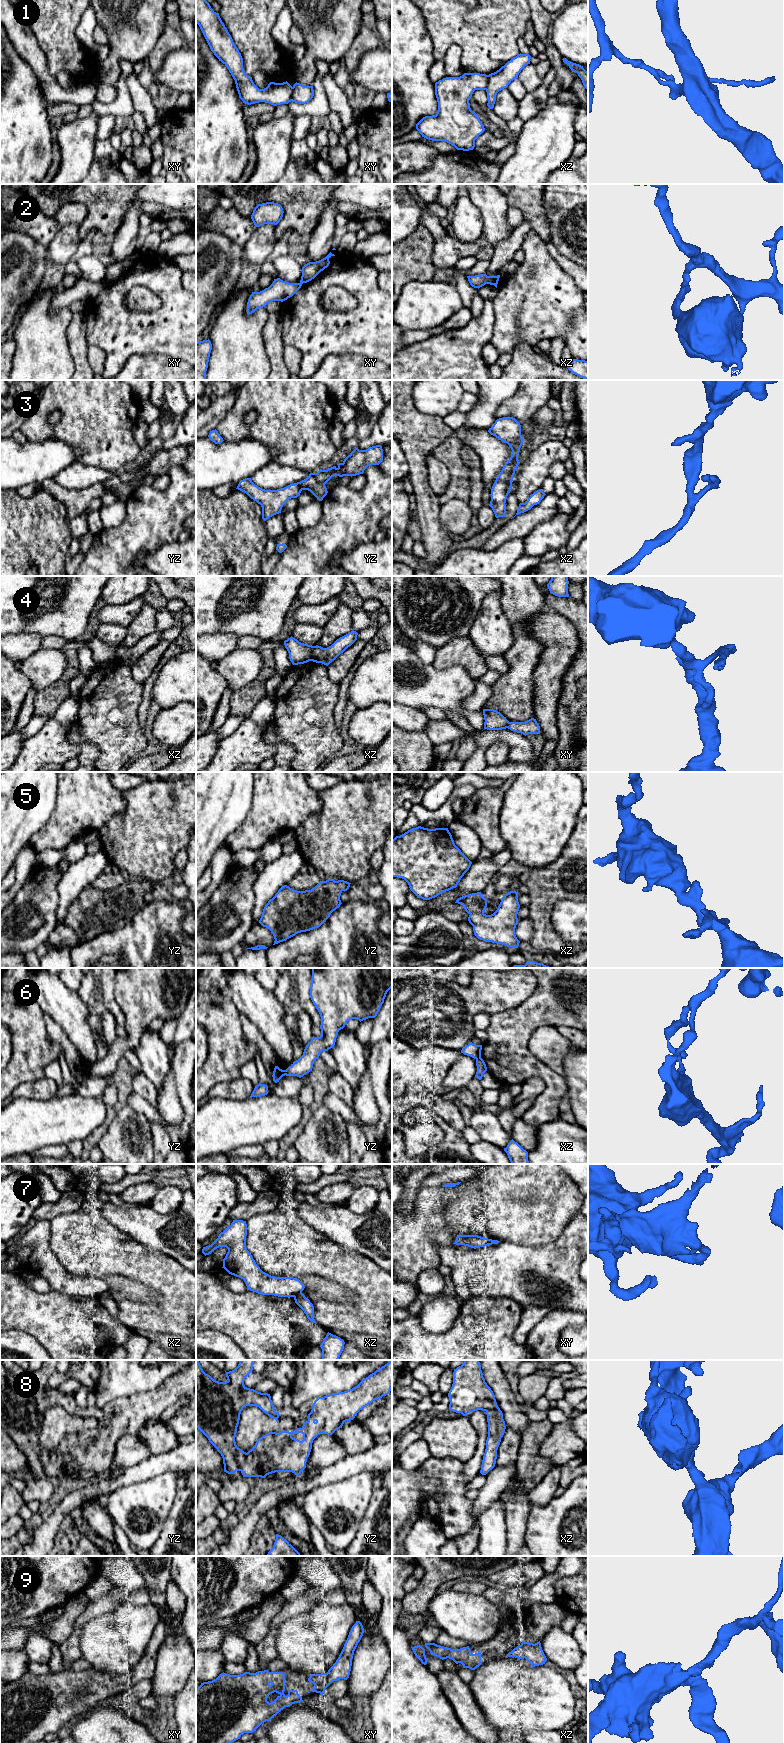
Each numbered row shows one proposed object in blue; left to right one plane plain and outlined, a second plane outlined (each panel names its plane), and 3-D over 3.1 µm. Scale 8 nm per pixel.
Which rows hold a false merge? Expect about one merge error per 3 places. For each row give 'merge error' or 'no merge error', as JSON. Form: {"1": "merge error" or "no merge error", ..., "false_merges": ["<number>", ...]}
{"1": "merge error", "2": "merge error", "3": "no merge error", "4": "merge error", "5": "no merge error", "6": "merge error", "7": "merge error", "8": "no merge error", "9": "no merge error", "false_merges": ["1", "2", "4", "6", "7"]}

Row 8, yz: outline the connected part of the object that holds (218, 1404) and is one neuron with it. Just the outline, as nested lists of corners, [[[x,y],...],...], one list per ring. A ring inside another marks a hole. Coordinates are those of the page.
[[[196,1360],[196,1427],[208,1438],[209,1442],[217,1449],[223,1458],[224,1472],[234,1474],[240,1471],[243,1477],[261,1477],[275,1472],[292,1472],[296,1476],[306,1468],[307,1458],[312,1449],[313,1440],[320,1434],[332,1435],[336,1430],[342,1428],[346,1421],[351,1421],[357,1413],[377,1399],[381,1399],[390,1393],[392,1389],[392,1360],[382,1366],[379,1370],[364,1378],[357,1386],[344,1392],[338,1392],[318,1397],[308,1414],[308,1420],[303,1423],[301,1428],[294,1431],[269,1432],[257,1440],[255,1445],[247,1453],[238,1448],[235,1442],[237,1427],[240,1420],[240,1414],[246,1406],[259,1407],[264,1413],[275,1419],[278,1423],[279,1412],[275,1411],[271,1396],[268,1393],[261,1393],[254,1389],[247,1388],[244,1385],[245,1378],[252,1372],[255,1360],[240,1360],[238,1366],[229,1372],[226,1372],[227,1381],[219,1382],[206,1374],[199,1361]]]

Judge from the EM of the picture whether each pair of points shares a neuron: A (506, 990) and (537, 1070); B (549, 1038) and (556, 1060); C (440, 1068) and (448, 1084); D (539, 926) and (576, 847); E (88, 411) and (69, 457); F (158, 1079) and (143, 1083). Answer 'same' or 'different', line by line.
A: different
B: same
C: different
D: same
E: different
F: different

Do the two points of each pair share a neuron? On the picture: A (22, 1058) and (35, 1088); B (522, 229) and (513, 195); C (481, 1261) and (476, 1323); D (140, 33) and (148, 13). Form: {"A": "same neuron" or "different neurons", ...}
{"A": "different neurons", "B": "different neurons", "C": "different neurons", "D": "same neuron"}

